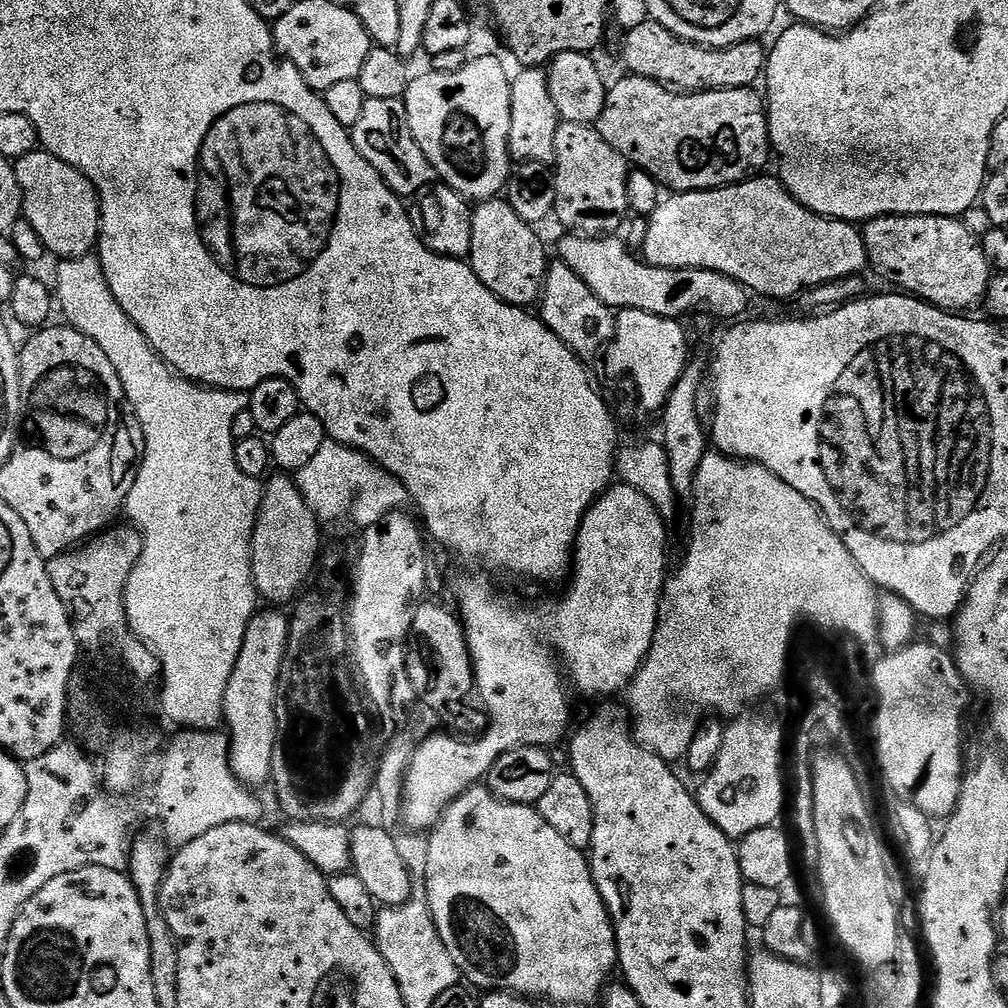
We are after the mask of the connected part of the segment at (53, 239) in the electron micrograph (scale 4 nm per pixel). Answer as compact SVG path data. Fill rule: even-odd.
M43 150L26 154L14 167L24 199L23 219L38 230L45 249L66 260L89 255L100 238L100 196L92 183L77 168Z

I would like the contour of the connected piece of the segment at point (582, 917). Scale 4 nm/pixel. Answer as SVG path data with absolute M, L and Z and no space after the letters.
M470 787L449 804L436 827L431 829L428 849L430 855L426 861L426 874L422 883L434 918L434 926L438 926L438 934L442 942L446 942L446 950L450 950L450 958L454 958L454 966L458 966L461 977L465 981L469 980L469 985L477 984L478 987L484 988L483 990L503 990L521 998L541 996L542 999L553 1000L556 1004L588 1004L596 995L597 999L605 991L610 980L608 975L611 974L612 968L614 972L618 964L616 935L610 914L602 902L602 894L598 894L598 886L592 877L589 857L581 849L570 846L570 842L566 842L566 838L562 838L562 834L558 834L558 830L554 830L550 822L540 817L535 807L527 804L507 804L505 800L497 800L487 787Z

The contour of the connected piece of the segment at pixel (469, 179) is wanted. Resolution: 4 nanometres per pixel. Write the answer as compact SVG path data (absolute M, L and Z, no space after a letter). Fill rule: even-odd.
M492 56L469 59L462 70L454 74L425 71L425 76L409 79L403 94L410 130L426 158L432 164L432 171L443 183L449 184L460 196L472 202L483 202L499 197L507 189L508 177L514 161L508 154L510 138L510 102L512 101L512 80L510 72Z

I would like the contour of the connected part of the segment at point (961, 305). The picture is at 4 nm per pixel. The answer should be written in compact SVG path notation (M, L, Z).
M879 216L867 221L862 231L871 271L889 280L896 287L893 289L953 314L963 313L968 310L964 308L983 301L990 283L990 265L983 243L966 230L963 219L955 216Z

